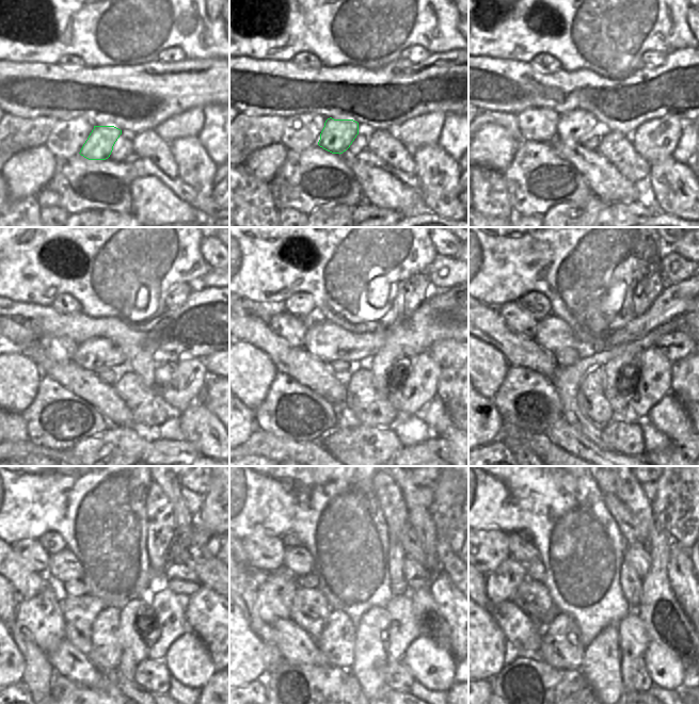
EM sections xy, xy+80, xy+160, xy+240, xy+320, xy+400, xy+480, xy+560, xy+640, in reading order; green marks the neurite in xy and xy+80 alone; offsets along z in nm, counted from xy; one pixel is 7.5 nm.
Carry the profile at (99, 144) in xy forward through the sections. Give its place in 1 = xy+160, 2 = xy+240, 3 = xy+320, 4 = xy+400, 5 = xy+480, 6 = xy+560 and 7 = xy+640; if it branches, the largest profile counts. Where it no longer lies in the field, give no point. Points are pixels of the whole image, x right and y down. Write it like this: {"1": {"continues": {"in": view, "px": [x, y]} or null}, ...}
{"1": {"continues": {"in": "xy+160", "px": [576, 125]}}, "2": {"continues": {"in": "xy+240", "px": [98, 354]}}, "3": {"continues": {"in": "xy+320", "px": [324, 340]}}, "4": {"continues": {"in": "xy+400", "px": [552, 333]}}, "5": {"continues": {"in": "xy+480", "px": [63, 566]}}, "6": {"continues": {"in": "xy+560", "px": [297, 559]}}, "7": {"continues": {"in": "xy+640", "px": [524, 552]}}}

